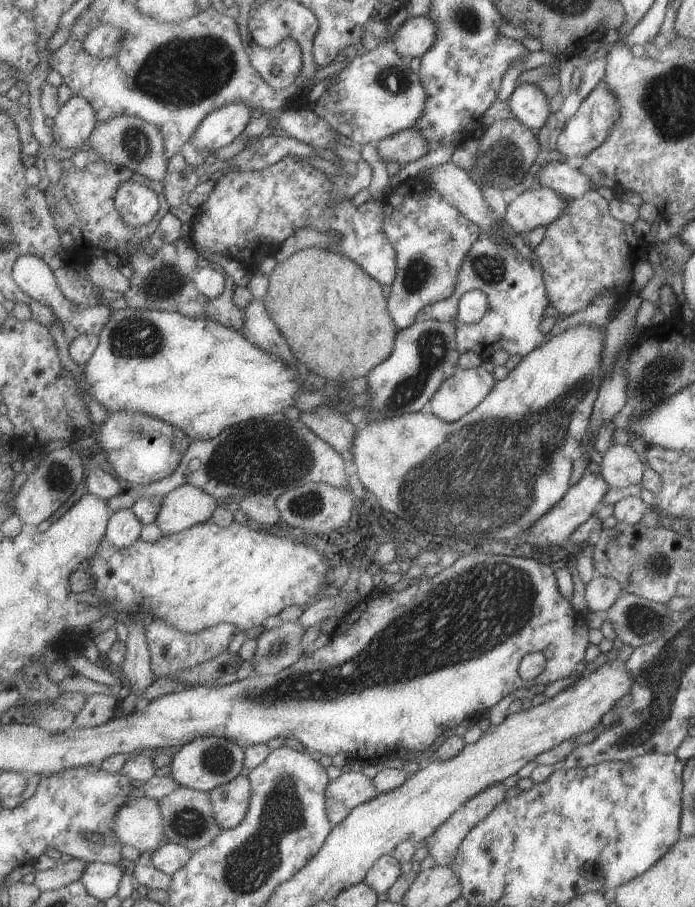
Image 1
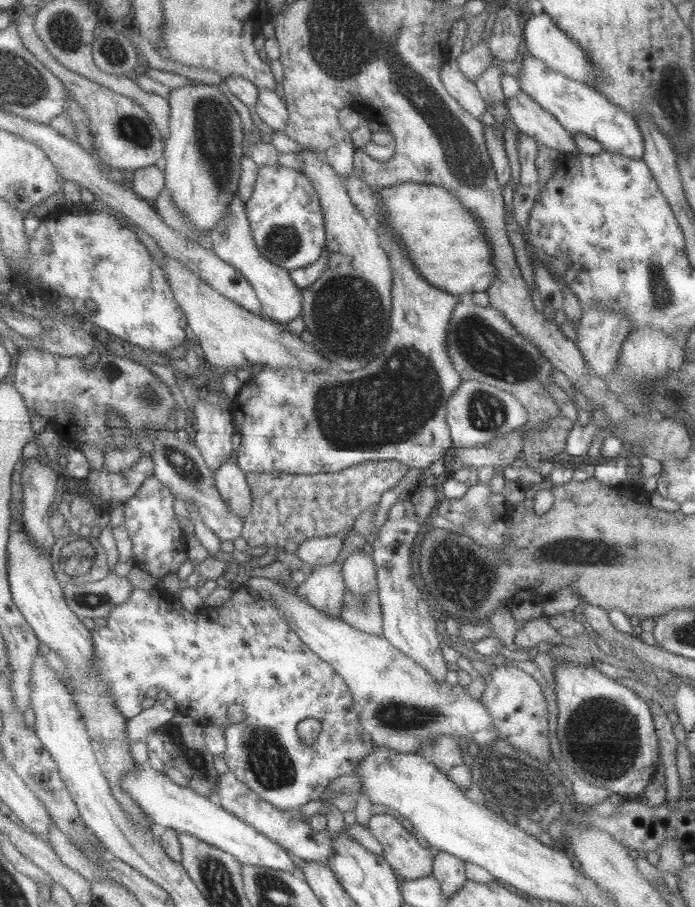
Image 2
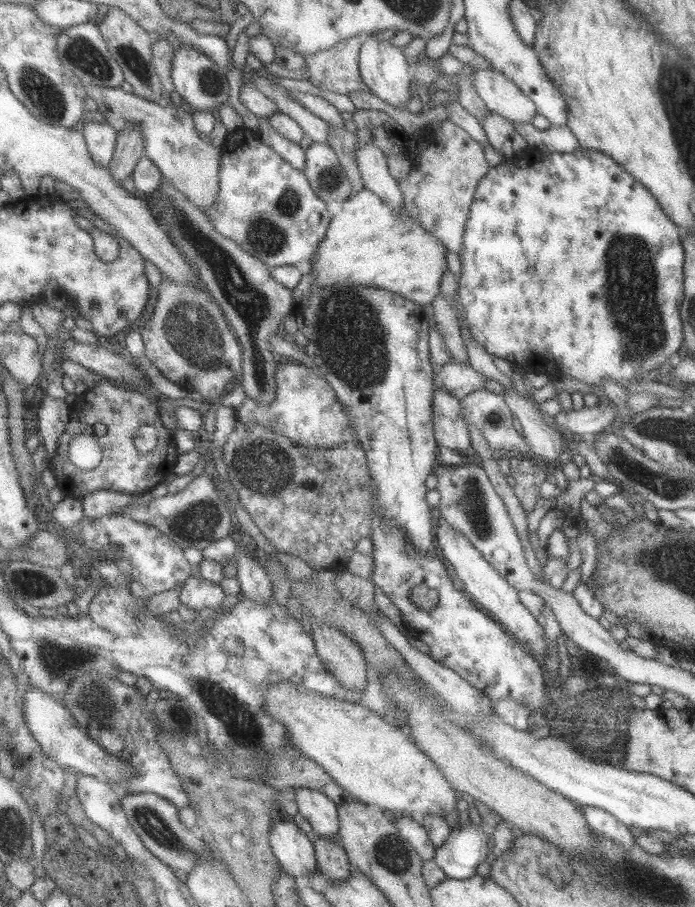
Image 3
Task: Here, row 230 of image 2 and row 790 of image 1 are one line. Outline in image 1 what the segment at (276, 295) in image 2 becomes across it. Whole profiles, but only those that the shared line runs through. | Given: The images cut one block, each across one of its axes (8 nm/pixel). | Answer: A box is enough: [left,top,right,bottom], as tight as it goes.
[211,776,252,829]

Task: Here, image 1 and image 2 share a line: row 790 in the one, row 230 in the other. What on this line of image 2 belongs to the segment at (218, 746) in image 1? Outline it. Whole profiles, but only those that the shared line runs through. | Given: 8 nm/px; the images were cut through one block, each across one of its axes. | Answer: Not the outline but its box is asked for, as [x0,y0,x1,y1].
[166,81,244,233]

